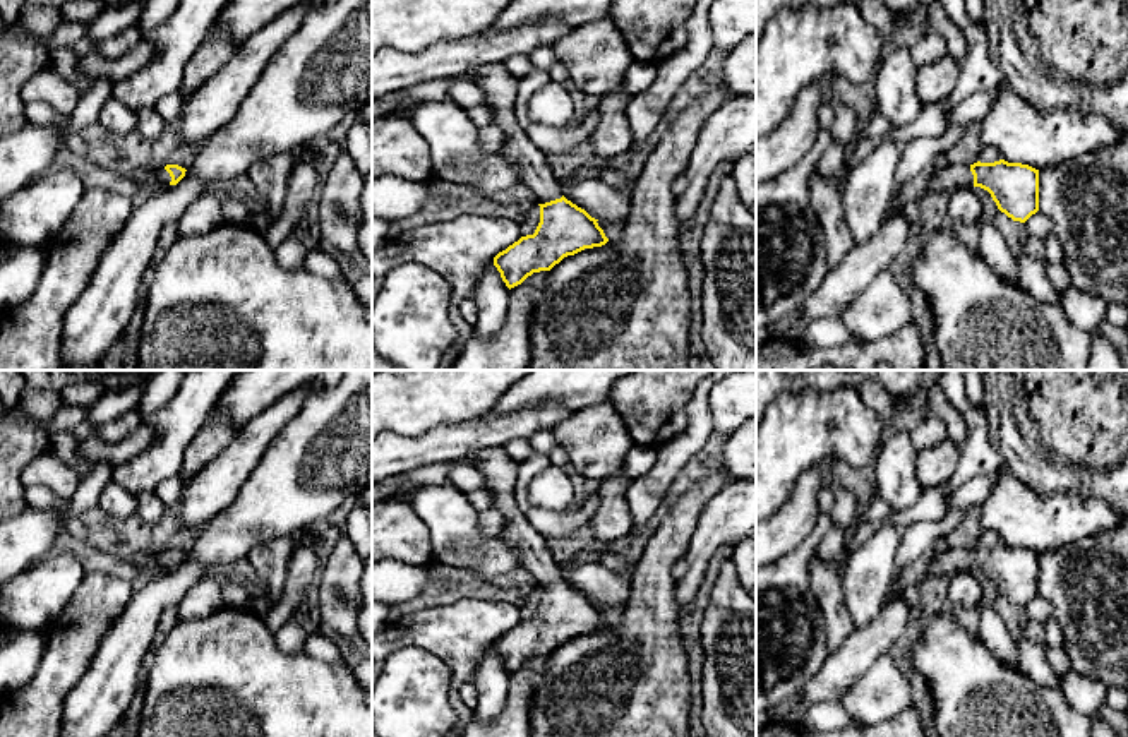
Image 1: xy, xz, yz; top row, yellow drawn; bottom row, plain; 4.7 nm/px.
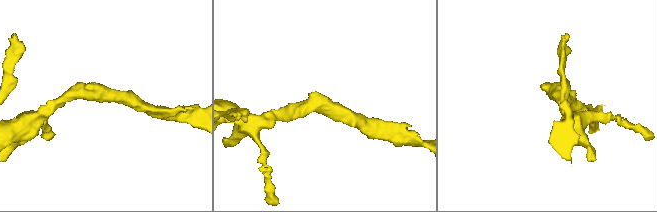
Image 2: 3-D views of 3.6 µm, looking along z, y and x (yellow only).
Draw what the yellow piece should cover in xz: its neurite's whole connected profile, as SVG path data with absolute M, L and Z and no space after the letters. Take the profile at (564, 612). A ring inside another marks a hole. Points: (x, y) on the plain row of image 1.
M483 447L471 454L485 487L494 494L494 509L504 519L501 538L519 552L519 566L538 583L540 607L533 619L521 620L494 641L494 650L511 674L528 660L550 655L564 641L609 626L598 603L567 584L564 569L550 552L550 542L537 531L516 506L519 463L504 447Z

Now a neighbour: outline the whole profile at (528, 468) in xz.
M533 452L530 458L519 463L514 495L516 495L516 506L523 514L526 514L530 507L531 480L549 466L552 466L550 458L540 452Z

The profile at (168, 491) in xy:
M171 476L163 480L154 492L158 494L158 497L163 500L163 504L166 506L166 509L175 507L180 499L182 499L182 487L183 482L180 476Z

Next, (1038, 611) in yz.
M1041 596L1032 598L1023 608L1030 622L1044 622L1051 617L1051 607Z

